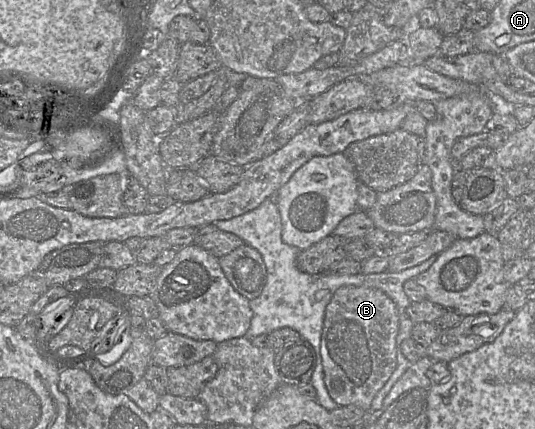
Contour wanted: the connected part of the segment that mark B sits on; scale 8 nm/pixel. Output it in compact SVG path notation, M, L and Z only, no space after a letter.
M342 286L325 309L320 355L324 383L339 406L355 405L368 412L377 392L396 368L399 314L396 304L376 288Z

